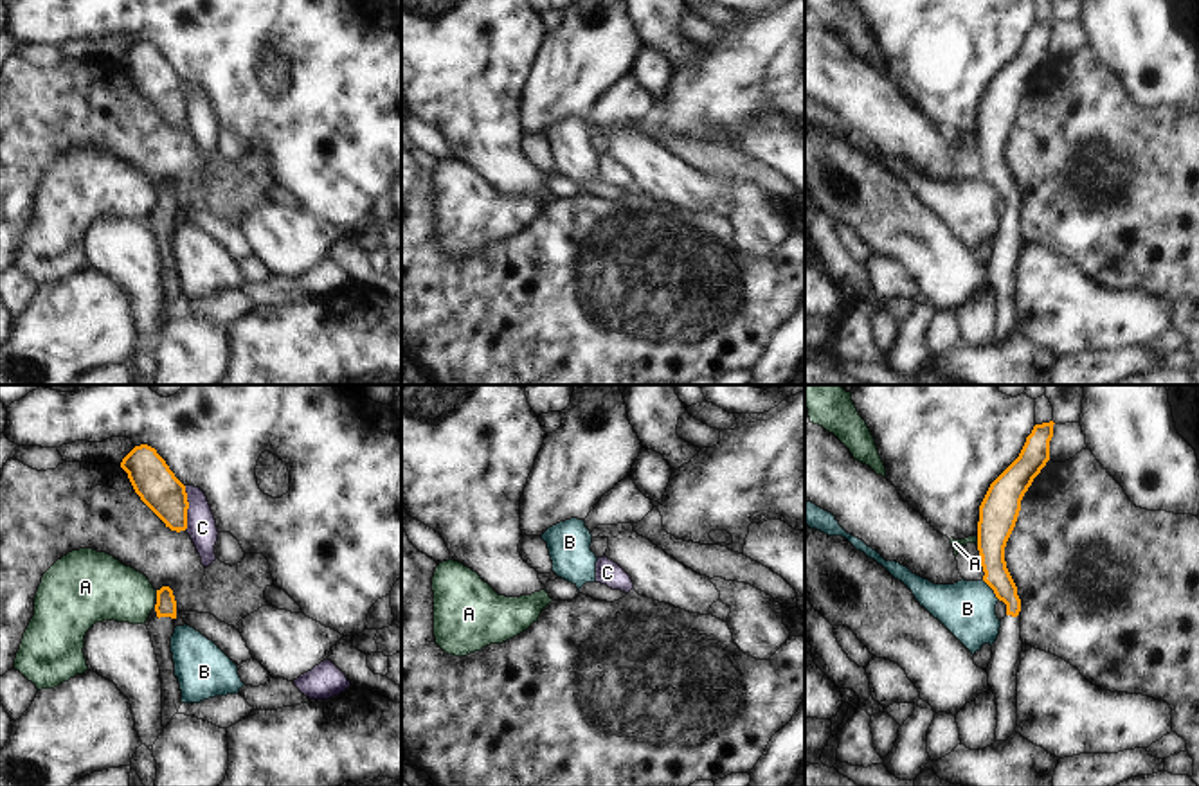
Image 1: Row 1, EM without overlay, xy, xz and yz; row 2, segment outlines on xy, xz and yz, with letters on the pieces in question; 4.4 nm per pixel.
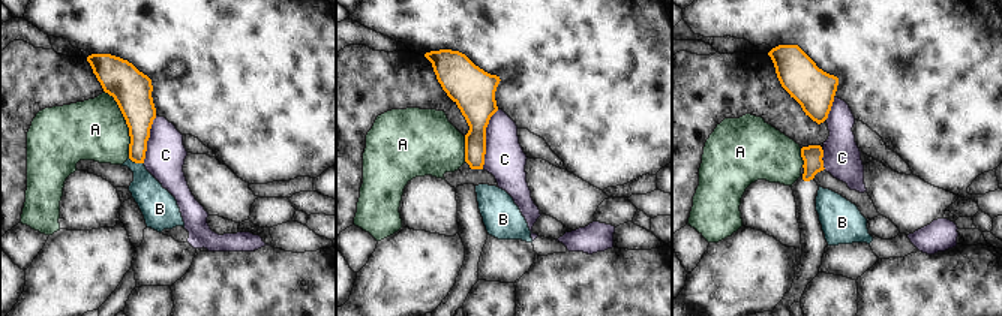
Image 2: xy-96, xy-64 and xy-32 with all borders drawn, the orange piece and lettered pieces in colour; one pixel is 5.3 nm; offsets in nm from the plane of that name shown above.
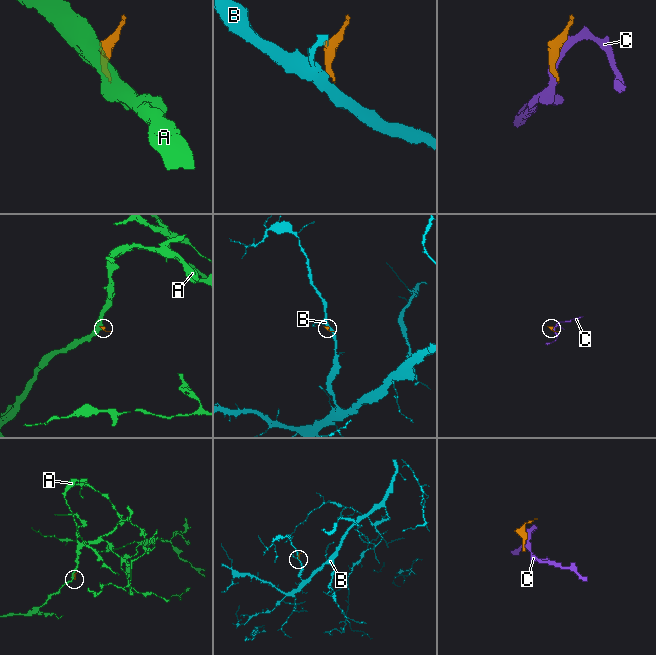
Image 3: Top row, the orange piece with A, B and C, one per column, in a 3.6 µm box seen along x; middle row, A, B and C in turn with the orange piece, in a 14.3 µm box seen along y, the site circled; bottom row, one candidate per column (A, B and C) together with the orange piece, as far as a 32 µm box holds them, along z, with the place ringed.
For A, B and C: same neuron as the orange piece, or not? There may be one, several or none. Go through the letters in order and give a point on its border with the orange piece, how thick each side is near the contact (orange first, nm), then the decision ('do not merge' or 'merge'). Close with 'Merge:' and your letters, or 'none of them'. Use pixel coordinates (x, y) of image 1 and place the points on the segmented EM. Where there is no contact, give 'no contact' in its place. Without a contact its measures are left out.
A: meets orange in xy at (157, 594); 100 nm thick on the orange side, 280 nm on the other; do not merge
B: meets orange in yz at (992, 589); 140 nm thick on the orange side, 260 nm on the other; do not merge
C: meets orange in xy at (188, 508); 190 nm thick on the orange side, 130 nm on the other; do not merge
Merge: none of them

